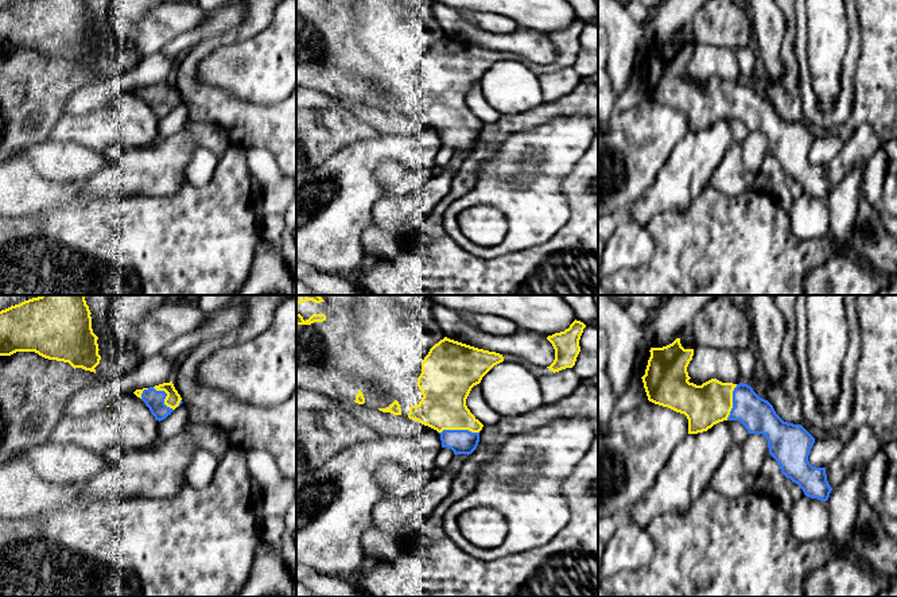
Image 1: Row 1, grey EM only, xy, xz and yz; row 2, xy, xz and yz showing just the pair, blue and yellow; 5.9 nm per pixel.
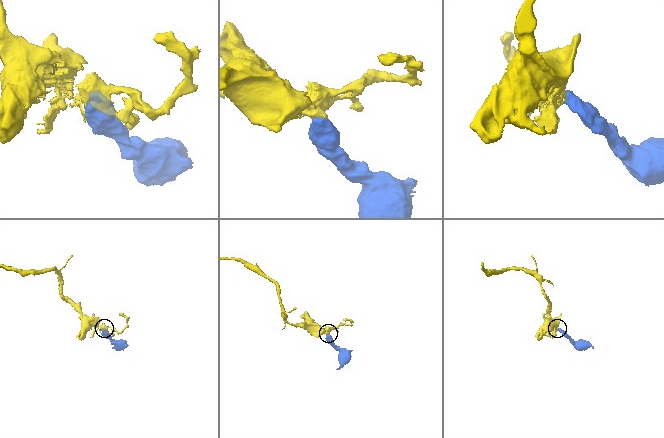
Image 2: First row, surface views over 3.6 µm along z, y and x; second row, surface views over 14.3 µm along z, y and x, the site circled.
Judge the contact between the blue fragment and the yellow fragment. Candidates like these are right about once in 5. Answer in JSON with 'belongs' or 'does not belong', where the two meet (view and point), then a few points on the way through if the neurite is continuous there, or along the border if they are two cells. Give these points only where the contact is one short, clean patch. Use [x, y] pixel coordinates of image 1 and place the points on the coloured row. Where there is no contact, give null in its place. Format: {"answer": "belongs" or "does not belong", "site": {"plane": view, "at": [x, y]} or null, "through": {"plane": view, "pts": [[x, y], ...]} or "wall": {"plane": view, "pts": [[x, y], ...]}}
{"answer": "belongs", "site": {"plane": "xz", "at": [458, 430]}, "through": {"plane": "xz", "pts": [[459, 441], [458, 430], [445, 410], [445, 391]]}}

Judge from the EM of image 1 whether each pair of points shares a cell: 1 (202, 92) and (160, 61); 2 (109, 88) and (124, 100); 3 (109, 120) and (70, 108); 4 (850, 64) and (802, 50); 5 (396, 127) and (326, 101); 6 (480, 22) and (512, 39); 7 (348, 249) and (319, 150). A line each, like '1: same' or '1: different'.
1: different
2: different
3: different
4: same
5: same
6: different
7: different

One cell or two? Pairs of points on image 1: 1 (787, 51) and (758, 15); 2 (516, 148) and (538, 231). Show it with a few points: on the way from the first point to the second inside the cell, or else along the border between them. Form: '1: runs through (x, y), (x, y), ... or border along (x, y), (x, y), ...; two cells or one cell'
1: border along (784, 14), (784, 38), (779, 59); two cells
2: runs through (504, 169), (504, 192), (523, 210); one cell

